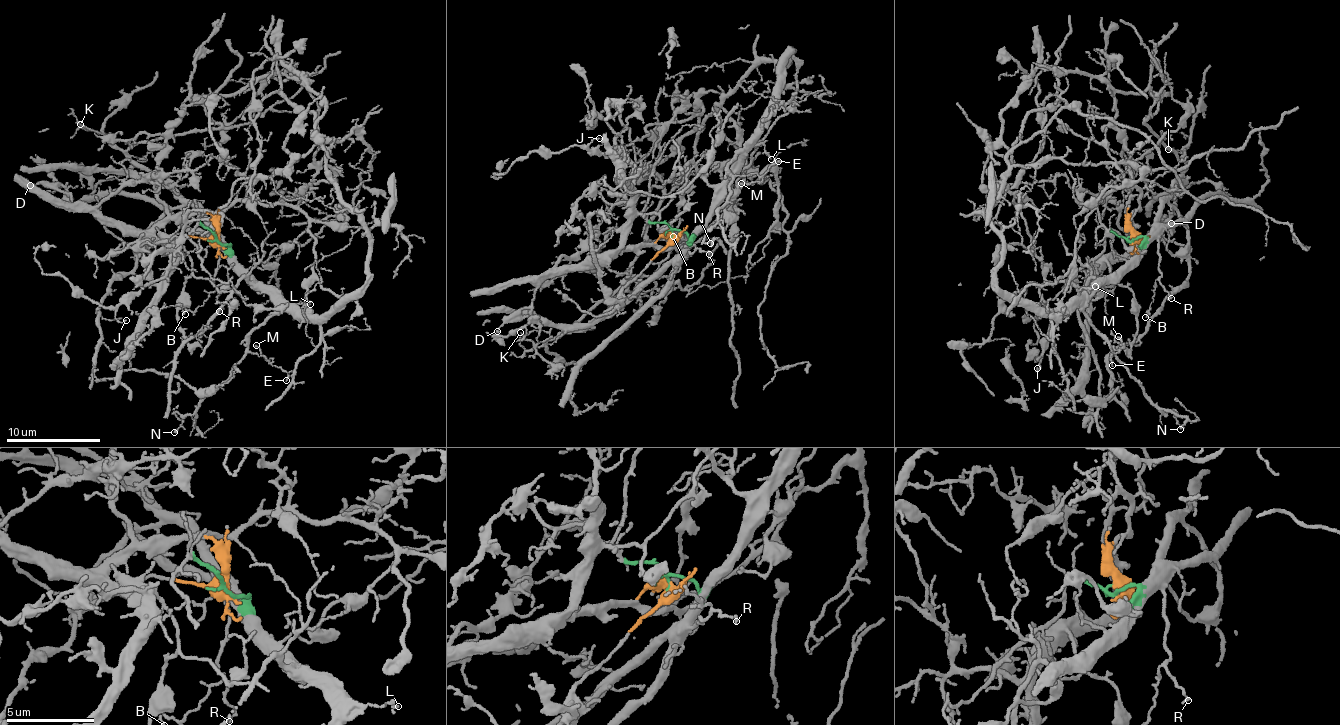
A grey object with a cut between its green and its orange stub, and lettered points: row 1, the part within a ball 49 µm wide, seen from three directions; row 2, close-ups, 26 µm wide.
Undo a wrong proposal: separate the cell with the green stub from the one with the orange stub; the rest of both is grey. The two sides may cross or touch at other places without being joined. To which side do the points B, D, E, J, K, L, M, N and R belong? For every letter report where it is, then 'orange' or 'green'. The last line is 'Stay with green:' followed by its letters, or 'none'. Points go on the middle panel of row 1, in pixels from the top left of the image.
B: place (673, 236); green
D: place (497, 331); orange
E: place (778, 161); green
J: place (599, 138); orange
K: place (520, 332); green
L: place (771, 159); green
M: place (741, 183); green
N: place (710, 243); green
R: place (709, 254); green
Stay with green: B, E, K, L, M, N, R

